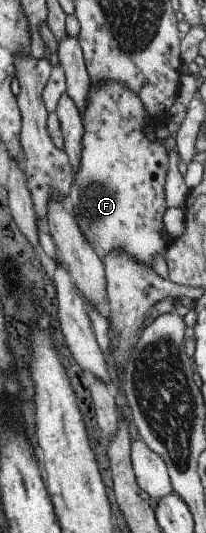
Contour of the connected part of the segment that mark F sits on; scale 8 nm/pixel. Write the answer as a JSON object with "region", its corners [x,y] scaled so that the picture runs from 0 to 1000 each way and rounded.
{"region":[[[442,152],[432,167],[432,189],[398,216],[403,257],[393,257],[393,298],[383,317],[359,326],[350,347],[306,388],[316,396],[359,402],[364,415],[432,452],[432,460],[466,467],[485,463],[510,478],[539,471],[626,475],[626,482],[655,482],[665,493],[714,497],[743,505],[733,490],[752,478],[801,484],[825,450],[791,445],[791,403],[811,396],[801,368],[801,336],[820,328],[820,287],[801,272],[762,259],[733,265],[714,257],[714,231],[767,231],[714,216],[714,205],[694,201],[694,189],[607,159],[568,152],[481,156],[461,159]]]}

